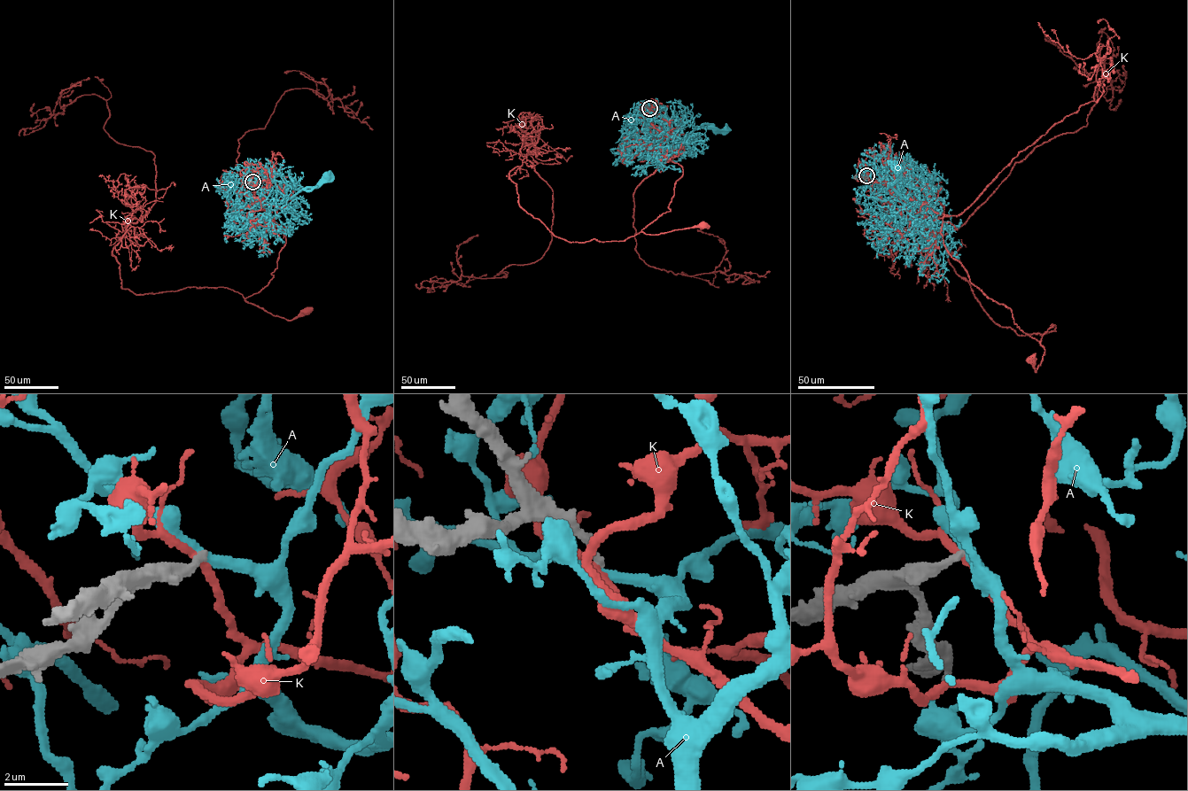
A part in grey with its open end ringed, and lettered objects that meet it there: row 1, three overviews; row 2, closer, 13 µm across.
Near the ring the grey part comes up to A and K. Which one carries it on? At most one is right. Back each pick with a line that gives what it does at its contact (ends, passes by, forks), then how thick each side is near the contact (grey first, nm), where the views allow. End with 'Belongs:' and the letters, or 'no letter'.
Belongs: no letter

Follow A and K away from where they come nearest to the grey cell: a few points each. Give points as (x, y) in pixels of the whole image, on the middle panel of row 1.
A: (649, 108), (653, 120), (649, 128), (658, 137), (658, 143), (668, 149), (676, 147), (699, 127), (723, 132)
K: (649, 108), (661, 122), (660, 161), (679, 164), (682, 175), (670, 211), (641, 230), (656, 235), (702, 225)

